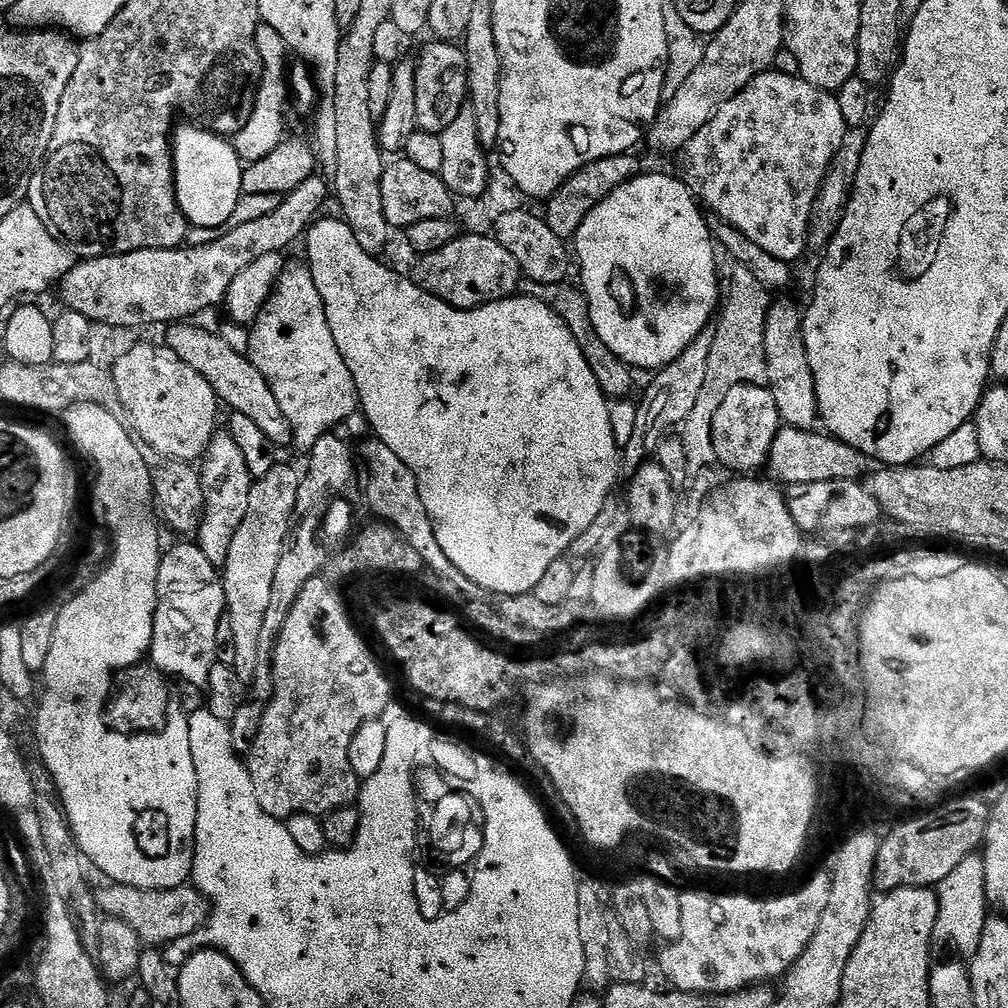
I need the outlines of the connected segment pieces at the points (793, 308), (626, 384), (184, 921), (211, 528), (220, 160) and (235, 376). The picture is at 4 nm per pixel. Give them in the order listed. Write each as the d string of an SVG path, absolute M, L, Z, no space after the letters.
M784 298L771 301L764 331L766 366L768 367L767 387L778 406L781 421L790 427L810 432L817 427L820 420L820 407L816 397L816 383L810 358L806 354L802 308L799 308L792 300L780 299Z
M524 278L521 279L519 291L523 295L550 306L550 310L554 310L564 319L568 329L575 334L582 354L586 354L586 362L590 362L590 370L594 370L594 378L598 378L598 386L605 396L613 401L631 397L633 395L631 393L633 369L629 368L627 364L623 364L618 358L618 354L614 354L614 350L610 350L610 346L606 346L606 342L602 342L602 338L598 338L598 330L594 330L594 318L590 318L590 306L584 297L583 287L573 284L572 282L543 284Z
M115 882L98 892L98 905L105 917L125 920L148 946L167 946L175 940L186 938L204 927L208 921L210 905L204 895L194 886L167 888L166 890L146 890Z
M218 434L212 439L199 473L204 487L204 517L200 519L198 543L202 554L206 554L212 564L223 566L230 554L234 534L238 534L238 526L242 526L246 510L250 510L254 477L246 466L246 457L242 454L241 447L230 434Z
M181 123L172 140L180 210L193 229L222 227L231 221L243 193L245 165L241 163L231 139L217 136L195 123L184 123L188 124Z
M177 322L171 325L167 329L167 347L175 350L182 358L182 362L186 362L186 366L198 370L198 374L202 374L202 378L210 382L221 405L228 407L229 404L232 412L246 414L246 418L251 418L276 445L291 445L293 438L290 422L278 406L278 401L274 398L266 378L252 364L251 359L247 355L238 354L238 351L230 346L226 335L207 332L206 329L195 328L194 325L192 322Z

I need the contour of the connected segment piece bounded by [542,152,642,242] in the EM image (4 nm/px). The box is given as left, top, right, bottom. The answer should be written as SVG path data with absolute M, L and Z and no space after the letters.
M627 152L607 156L598 162L590 162L571 176L555 194L548 197L546 201L548 209L543 209L543 218L550 226L550 230L554 230L554 234L558 234L558 238L562 238L566 242L571 241L575 237L576 231L582 226L584 219L590 214L590 210L594 210L594 206L598 206L606 198L610 198L610 194L614 194L614 190L618 190L618 186L630 182L635 176L641 175L641 172L639 158L636 157L636 154Z

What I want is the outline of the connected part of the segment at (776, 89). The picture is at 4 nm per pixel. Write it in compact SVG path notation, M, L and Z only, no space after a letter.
M769 70L754 77L733 100L718 110L718 114L714 114L714 118L710 118L706 126L702 126L702 130L698 130L698 134L694 134L682 152L682 176L693 196L709 213L717 212L723 223L734 225L750 238L750 242L762 246L766 254L796 262L804 251L809 251L808 223L816 195L830 162L844 145L849 132L848 123L842 118L842 106L838 106L833 93L799 76Z

